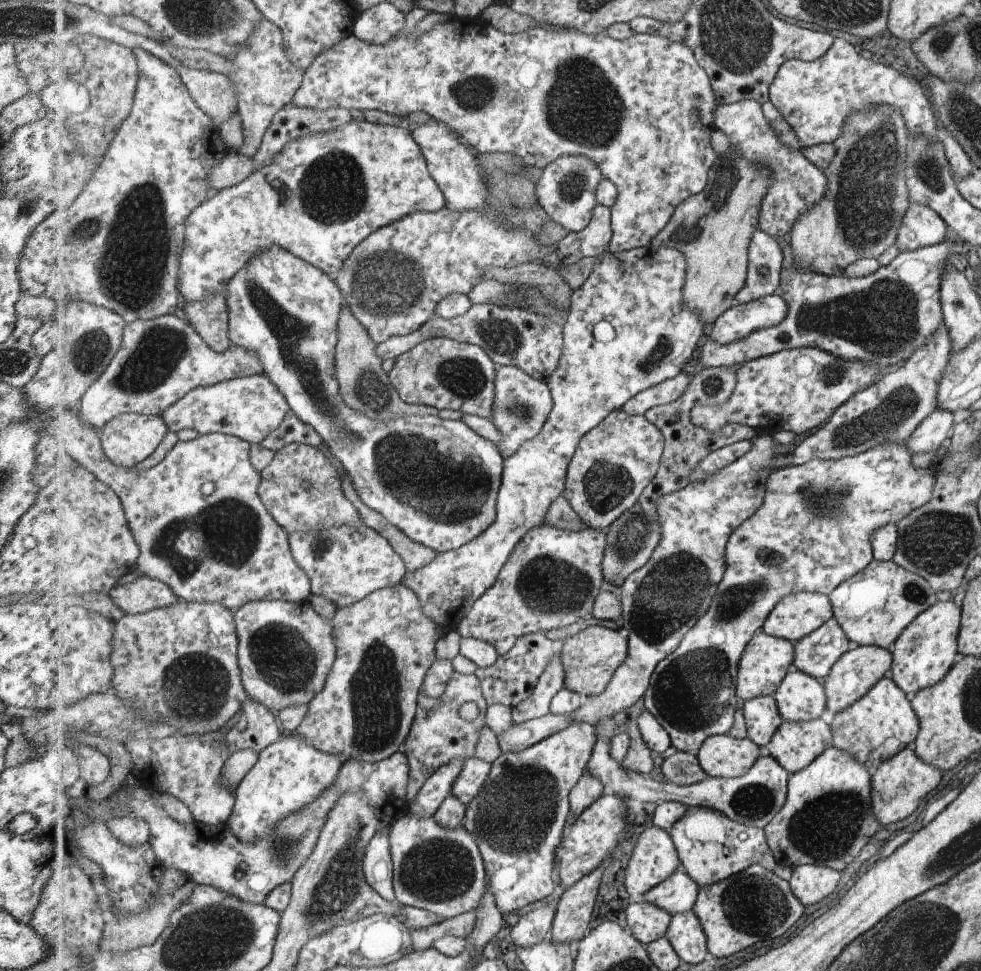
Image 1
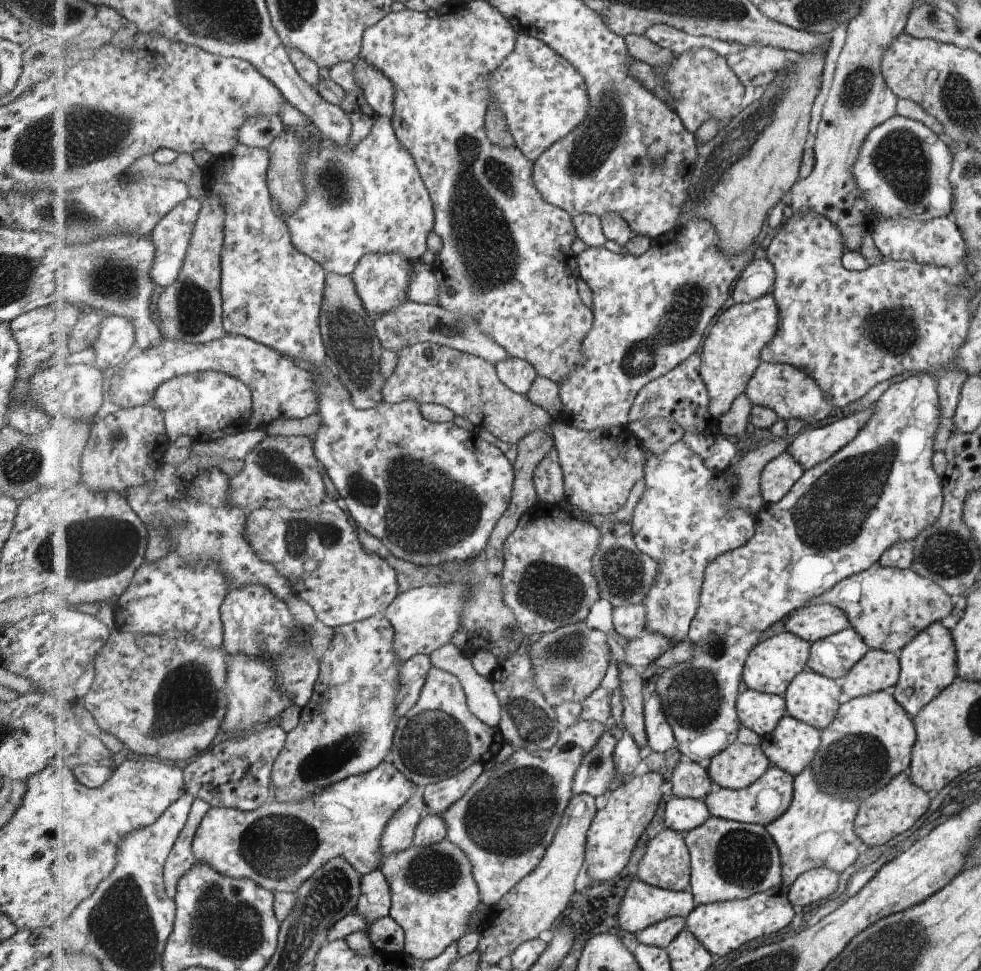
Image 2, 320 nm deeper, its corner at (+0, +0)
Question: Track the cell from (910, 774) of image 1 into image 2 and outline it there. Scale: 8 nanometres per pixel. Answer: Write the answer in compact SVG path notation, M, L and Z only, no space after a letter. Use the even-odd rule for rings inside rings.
M900 772L885 788L878 790L859 804L855 832L869 847L887 844L907 828L911 828L925 814L927 806L929 806L929 796L910 780L908 773Z

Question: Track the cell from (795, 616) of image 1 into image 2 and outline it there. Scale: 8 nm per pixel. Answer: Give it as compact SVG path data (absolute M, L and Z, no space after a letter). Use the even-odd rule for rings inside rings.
M831 603L808 604L807 607L794 611L787 618L786 630L812 643L852 626L847 613Z

